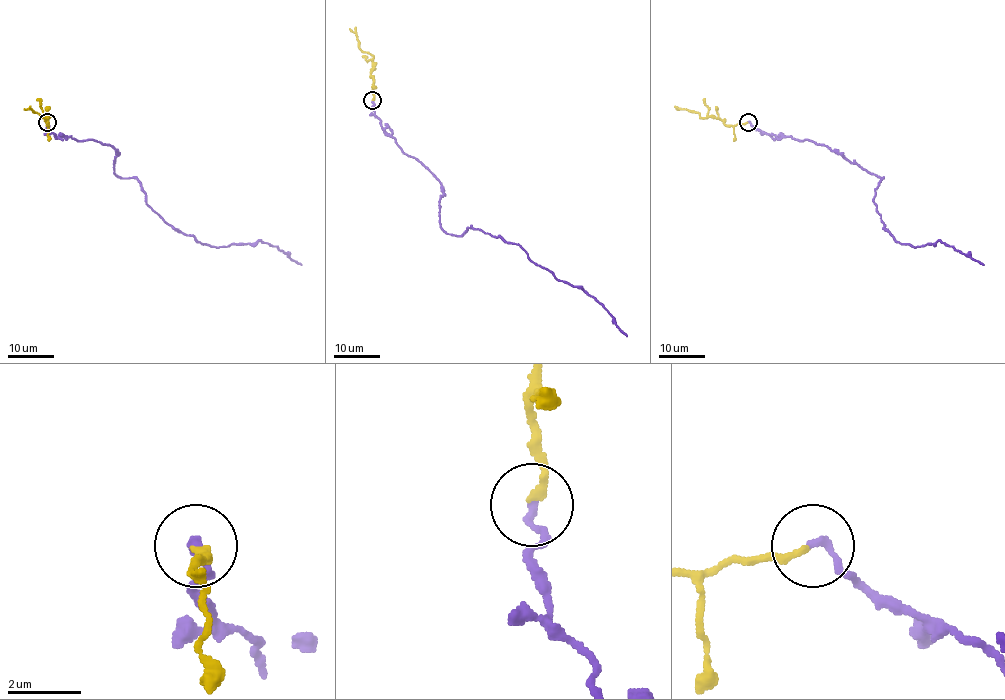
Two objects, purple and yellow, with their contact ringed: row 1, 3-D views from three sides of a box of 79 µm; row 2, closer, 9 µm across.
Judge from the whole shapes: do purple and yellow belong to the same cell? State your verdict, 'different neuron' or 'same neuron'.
same neuron

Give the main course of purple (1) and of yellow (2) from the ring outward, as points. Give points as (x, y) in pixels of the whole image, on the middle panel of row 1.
1: (372, 100), (381, 128), (441, 184), (448, 233), (471, 225), (517, 244), (558, 280), (581, 287), (626, 336)
2: (372, 100), (373, 57), (359, 48), (357, 35), (349, 28)

